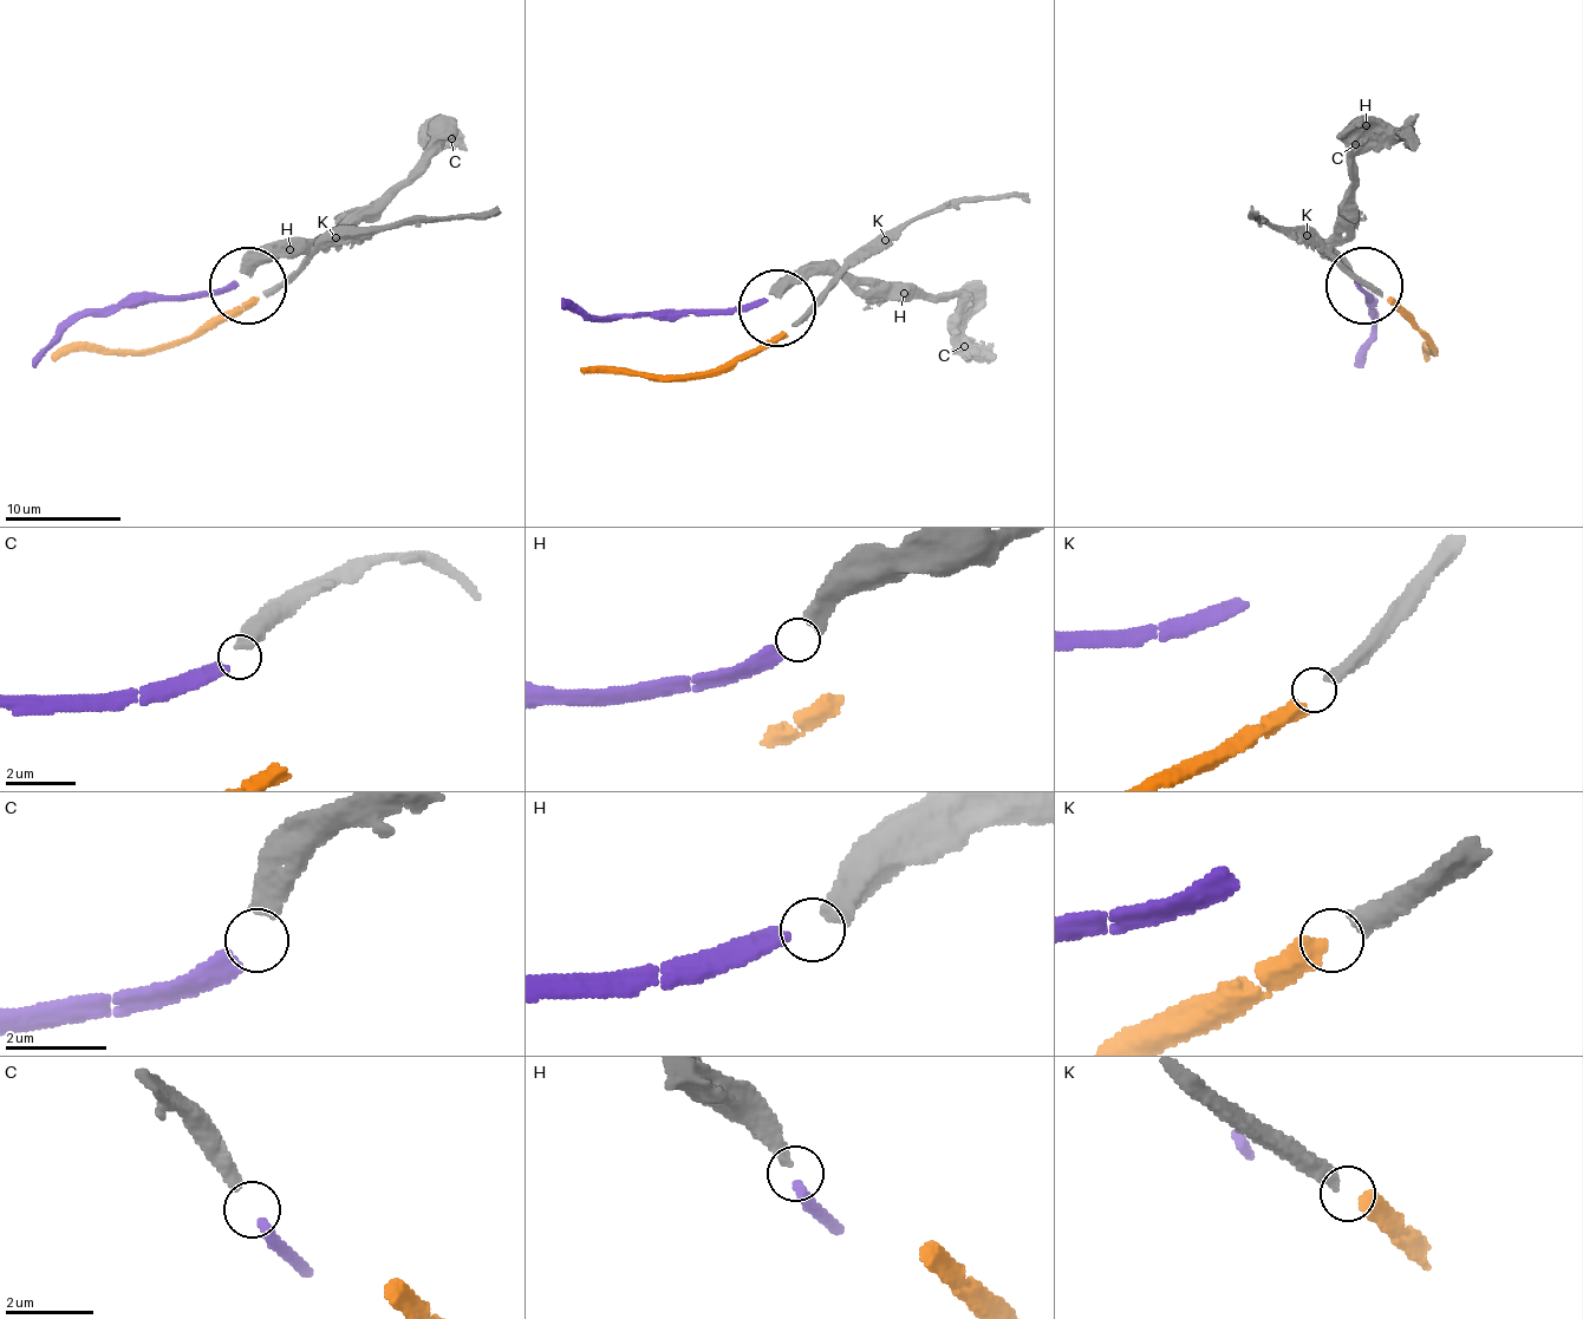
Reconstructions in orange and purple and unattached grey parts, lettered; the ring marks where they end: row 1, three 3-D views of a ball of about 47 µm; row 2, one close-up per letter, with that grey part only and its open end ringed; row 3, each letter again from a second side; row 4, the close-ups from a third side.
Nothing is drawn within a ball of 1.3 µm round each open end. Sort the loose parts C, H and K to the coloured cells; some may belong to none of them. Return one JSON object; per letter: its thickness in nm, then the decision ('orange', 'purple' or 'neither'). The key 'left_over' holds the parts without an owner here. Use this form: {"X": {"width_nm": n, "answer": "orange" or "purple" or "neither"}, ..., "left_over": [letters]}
{"C": {"width_nm": 400, "answer": "purple"}, "H": {"width_nm": 460, "answer": "neither"}, "K": {"width_nm": 400, "answer": "orange"}, "left_over": ["H"]}

